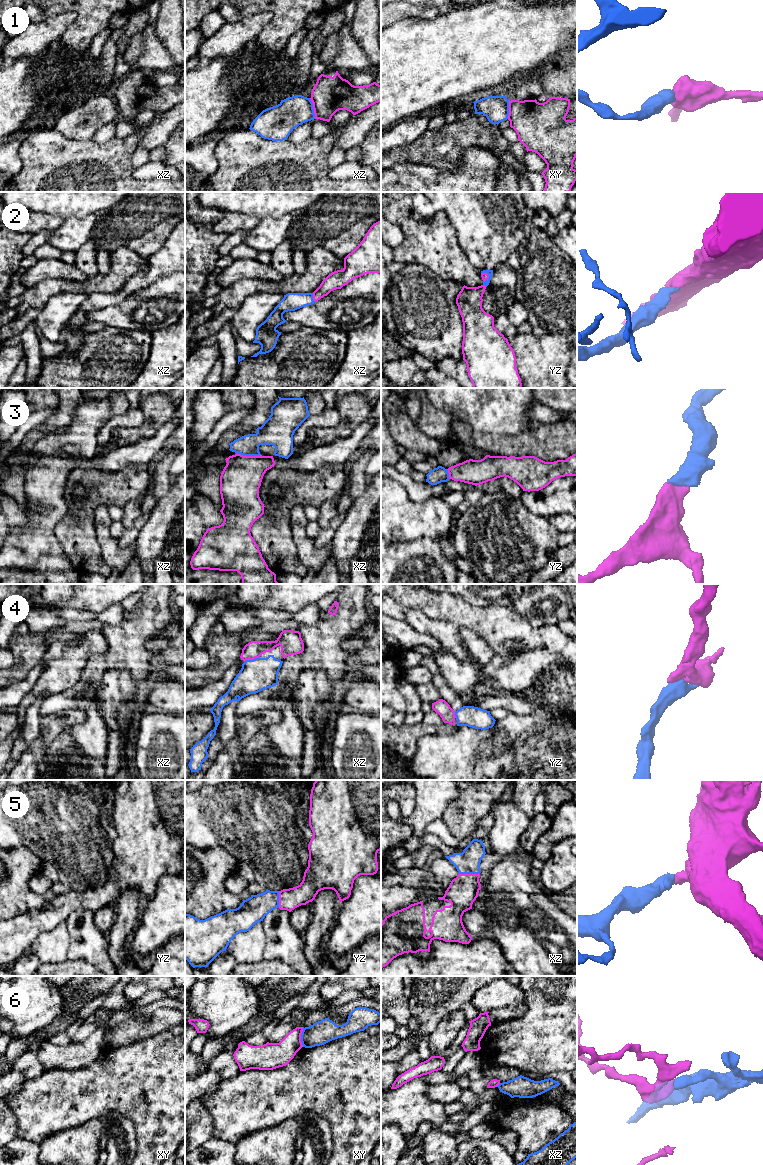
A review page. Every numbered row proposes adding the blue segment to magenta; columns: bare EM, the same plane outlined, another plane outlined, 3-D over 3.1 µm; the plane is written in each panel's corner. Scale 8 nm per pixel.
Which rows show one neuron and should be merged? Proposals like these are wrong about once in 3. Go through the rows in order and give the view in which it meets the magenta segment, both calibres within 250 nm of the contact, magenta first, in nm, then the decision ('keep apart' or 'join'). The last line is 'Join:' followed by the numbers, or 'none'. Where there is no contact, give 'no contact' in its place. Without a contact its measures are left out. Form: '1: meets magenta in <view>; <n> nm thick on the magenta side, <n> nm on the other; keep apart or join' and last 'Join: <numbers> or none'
1: meets magenta in xz; 280 nm thick on the magenta side, 240 nm on the other; keep apart
2: meets magenta in xz; 140 nm thick on the magenta side, 140 nm on the other; join
3: meets magenta in xz; 320 nm thick on the magenta side, 180 nm on the other; join
4: meets magenta in xz; 140 nm thick on the magenta side, 260 nm on the other; join
5: meets magenta in xz; 240 nm thick on the magenta side, 190 nm on the other; join
6: meets magenta in xy; 200 nm thick on the magenta side, 190 nm on the other; keep apart
Join: 2, 3, 4, 5

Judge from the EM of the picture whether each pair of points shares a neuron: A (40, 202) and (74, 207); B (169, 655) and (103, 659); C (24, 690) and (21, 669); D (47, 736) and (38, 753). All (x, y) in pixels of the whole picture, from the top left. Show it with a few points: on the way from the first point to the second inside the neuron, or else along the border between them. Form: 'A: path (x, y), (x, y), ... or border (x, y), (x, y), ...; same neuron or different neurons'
A: path (48, 202), (66, 202); same neuron
B: border (147, 647), (153, 652); different neurons
C: border (39, 663), (24, 679), (10, 685); different neurons
D: path (43, 740), (38, 749); same neuron

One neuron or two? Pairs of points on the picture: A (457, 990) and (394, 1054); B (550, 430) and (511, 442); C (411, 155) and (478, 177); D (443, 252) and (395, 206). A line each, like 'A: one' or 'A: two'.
A: one
B: one
C: two
D: one

